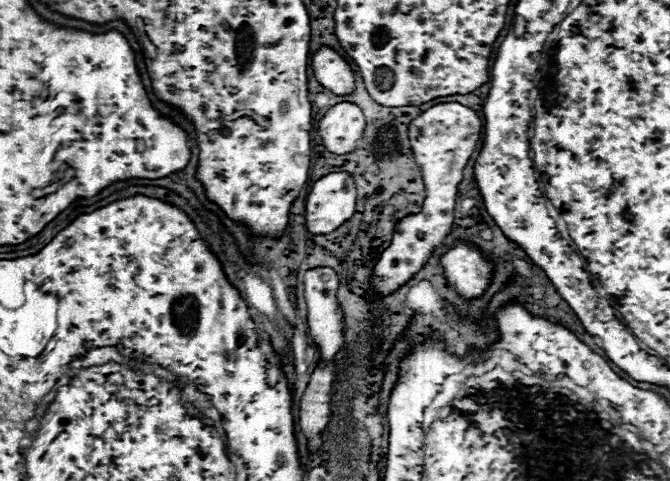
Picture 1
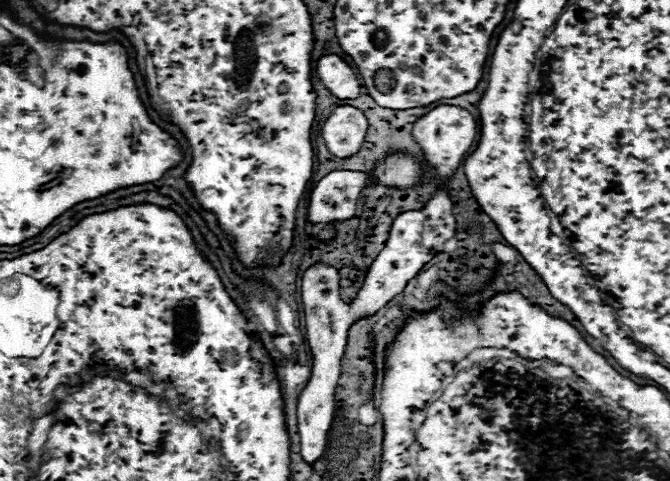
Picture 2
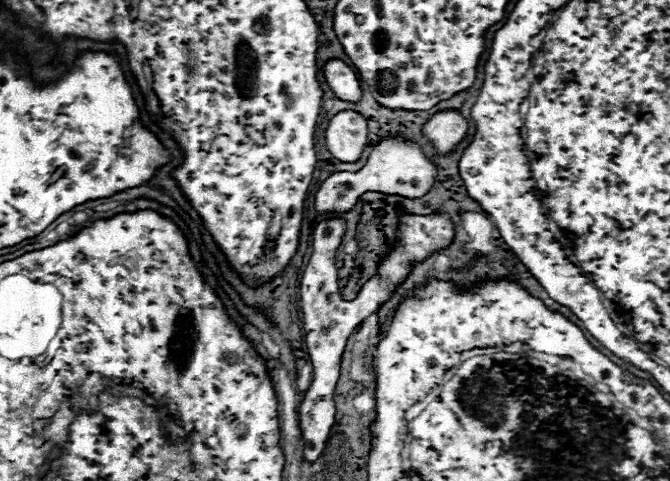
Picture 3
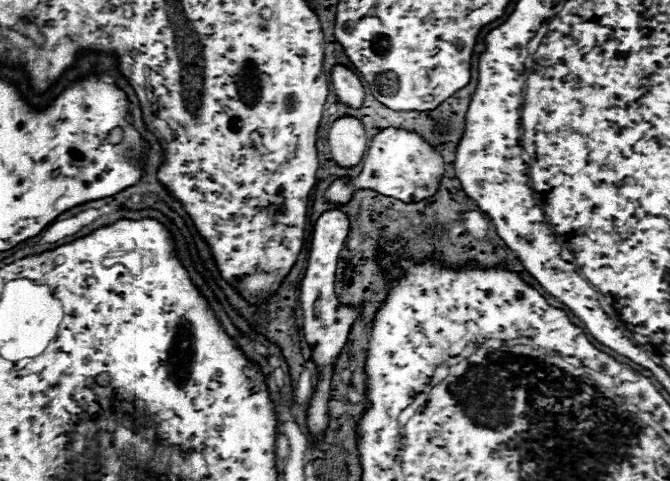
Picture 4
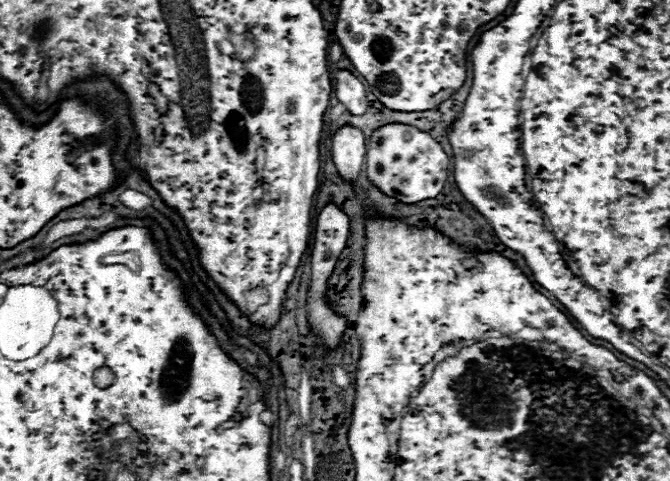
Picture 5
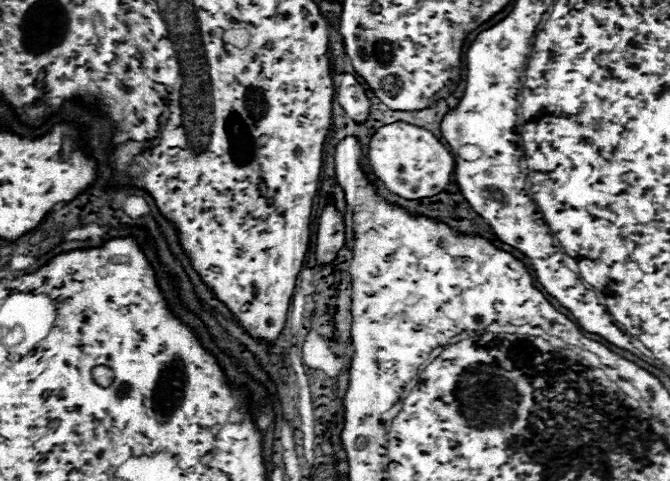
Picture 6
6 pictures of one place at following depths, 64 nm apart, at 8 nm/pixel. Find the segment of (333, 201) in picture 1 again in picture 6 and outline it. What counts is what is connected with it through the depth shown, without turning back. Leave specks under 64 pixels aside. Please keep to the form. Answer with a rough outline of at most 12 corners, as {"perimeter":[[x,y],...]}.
{"perimeter":[[394,122],[368,146],[396,196],[440,194],[454,156],[432,132]]}

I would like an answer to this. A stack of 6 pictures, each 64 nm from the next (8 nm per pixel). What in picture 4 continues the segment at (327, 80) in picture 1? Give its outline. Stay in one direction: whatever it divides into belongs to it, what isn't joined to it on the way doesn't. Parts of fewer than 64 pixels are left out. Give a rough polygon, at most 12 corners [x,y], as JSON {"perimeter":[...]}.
{"perimeter":[[342,64],[330,70],[330,84],[340,102],[360,108],[364,88]]}

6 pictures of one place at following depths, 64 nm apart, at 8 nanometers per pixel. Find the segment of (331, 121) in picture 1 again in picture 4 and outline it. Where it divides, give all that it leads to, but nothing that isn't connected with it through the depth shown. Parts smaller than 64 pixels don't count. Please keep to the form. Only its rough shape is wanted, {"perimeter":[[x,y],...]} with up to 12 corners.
{"perimeter":[[342,116],[330,126],[332,158],[352,168],[364,158],[366,128]]}

